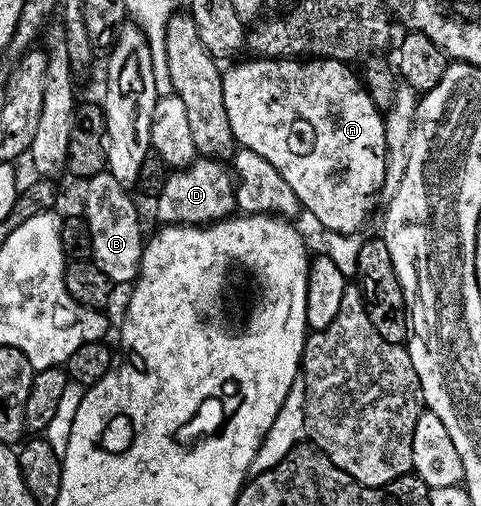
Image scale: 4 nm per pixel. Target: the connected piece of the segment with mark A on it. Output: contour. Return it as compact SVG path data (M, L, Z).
M259 56L251 59L253 62L240 62L237 66L232 66L223 71L222 80L222 100L226 100L226 116L230 116L230 128L233 139L243 149L250 152L258 152L262 160L274 164L276 171L294 188L294 196L298 196L301 207L305 211L309 210L322 225L325 231L333 234L347 234L349 236L357 233L356 229L367 220L372 214L372 209L376 206L376 193L385 189L384 177L388 167L388 149L386 148L386 128L384 127L385 115L381 107L374 104L374 100L368 94L367 89L356 74L351 65L346 62L339 62L333 58L309 58L301 60L299 58L262 58Z

